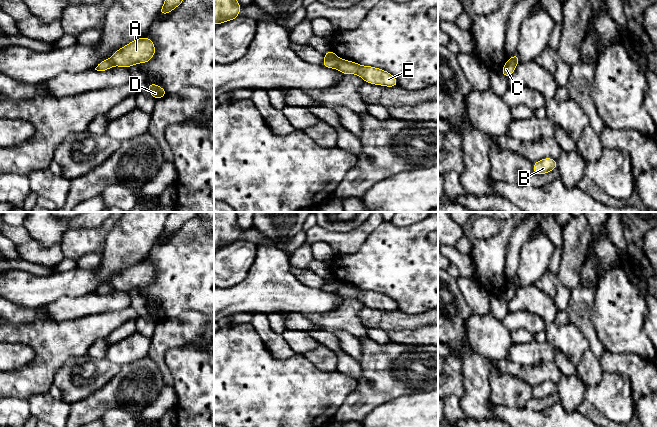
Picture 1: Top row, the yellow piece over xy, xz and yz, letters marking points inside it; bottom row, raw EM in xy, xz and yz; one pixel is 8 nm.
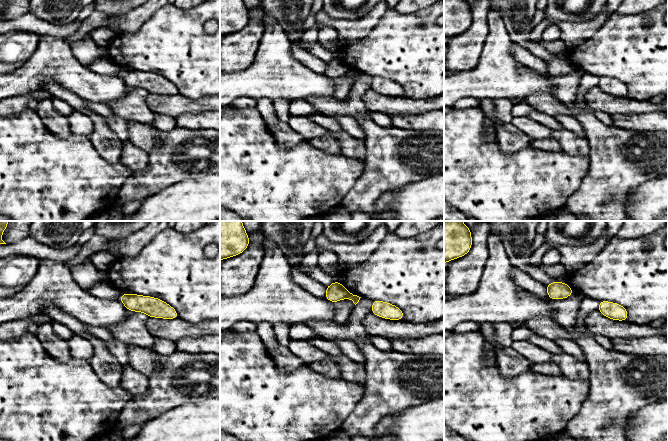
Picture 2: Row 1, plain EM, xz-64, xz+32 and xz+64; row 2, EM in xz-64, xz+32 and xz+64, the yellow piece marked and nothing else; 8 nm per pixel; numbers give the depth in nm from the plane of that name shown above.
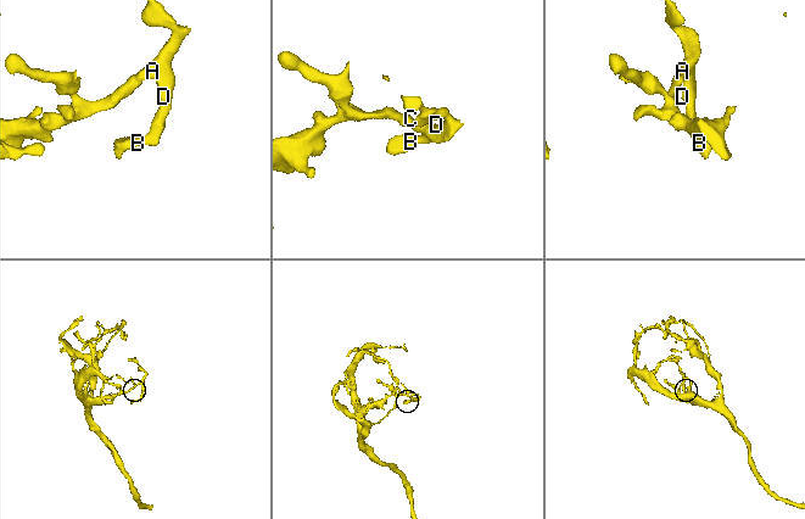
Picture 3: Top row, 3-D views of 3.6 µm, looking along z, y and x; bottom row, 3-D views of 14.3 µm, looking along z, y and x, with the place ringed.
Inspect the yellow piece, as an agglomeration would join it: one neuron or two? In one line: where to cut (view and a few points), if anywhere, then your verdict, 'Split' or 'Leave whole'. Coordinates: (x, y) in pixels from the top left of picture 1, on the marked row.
Split along xz (342, 59), (335, 68). Split

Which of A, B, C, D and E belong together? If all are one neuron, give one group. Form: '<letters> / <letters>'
A B D E / C

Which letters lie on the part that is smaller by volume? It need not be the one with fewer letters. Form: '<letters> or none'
A, B, D, E

